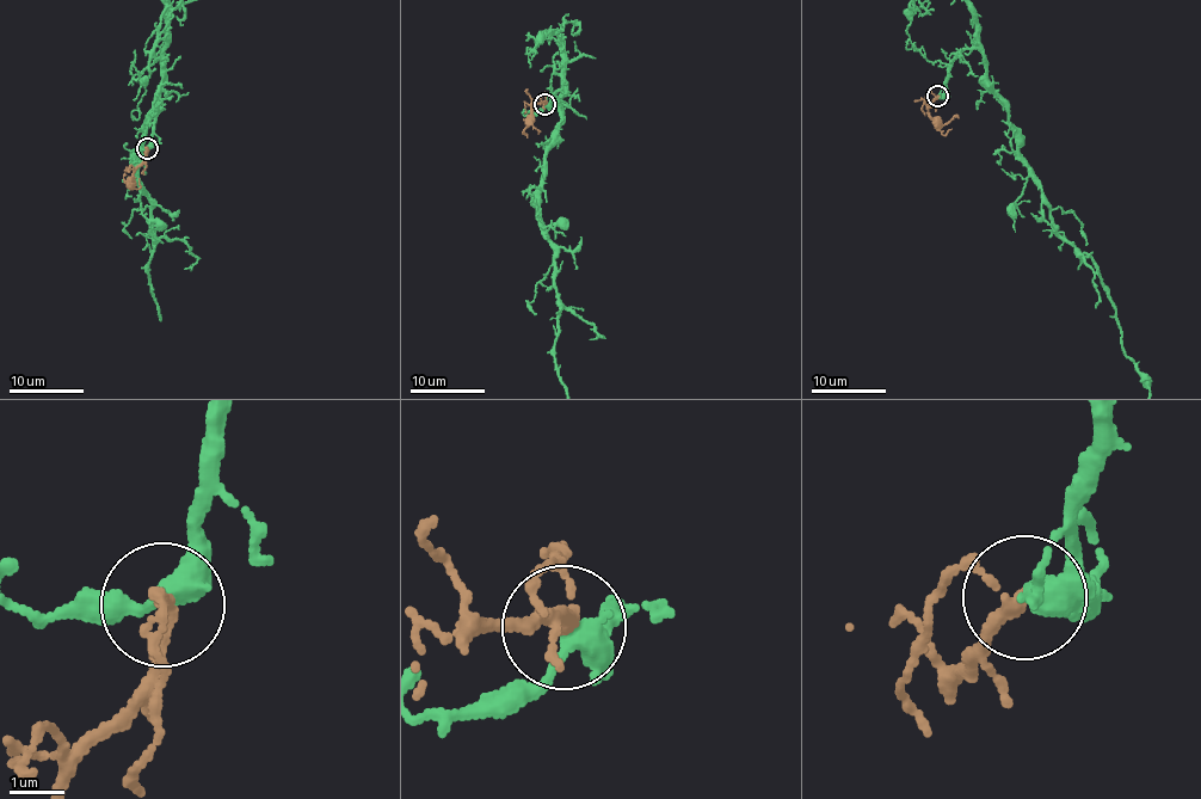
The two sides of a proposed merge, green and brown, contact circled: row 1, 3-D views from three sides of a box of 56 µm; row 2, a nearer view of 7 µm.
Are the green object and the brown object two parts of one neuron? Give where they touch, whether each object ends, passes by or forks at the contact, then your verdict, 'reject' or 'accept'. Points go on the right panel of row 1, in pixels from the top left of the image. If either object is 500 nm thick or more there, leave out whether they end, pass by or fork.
(937, 96) | green forks | brown passes by | accept

